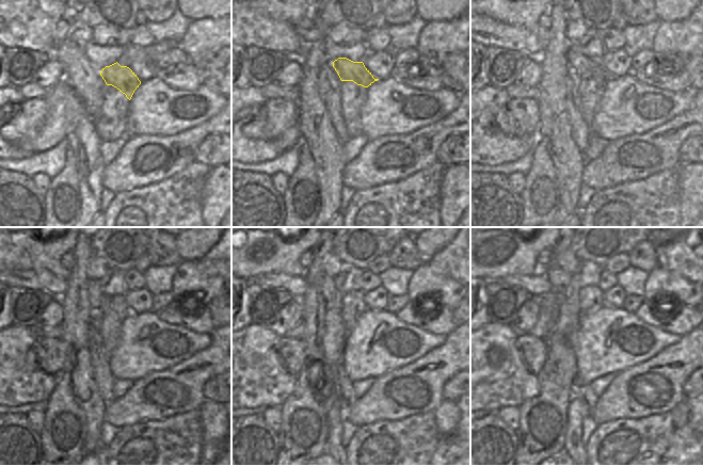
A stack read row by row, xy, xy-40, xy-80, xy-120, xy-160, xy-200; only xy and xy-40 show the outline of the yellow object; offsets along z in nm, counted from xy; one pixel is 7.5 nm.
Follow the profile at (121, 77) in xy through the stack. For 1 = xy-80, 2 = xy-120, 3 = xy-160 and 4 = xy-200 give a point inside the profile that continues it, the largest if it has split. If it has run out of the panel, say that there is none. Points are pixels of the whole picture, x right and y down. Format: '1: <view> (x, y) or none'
1: xy-80 (584, 67)
2: xy-120 (95, 294)
3: xy-160 (328, 288)
4: xy-200 (559, 279)

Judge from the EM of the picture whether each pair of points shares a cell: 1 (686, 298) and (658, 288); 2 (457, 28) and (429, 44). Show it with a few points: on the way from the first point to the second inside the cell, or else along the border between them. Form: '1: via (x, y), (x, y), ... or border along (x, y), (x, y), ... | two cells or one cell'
1: via (680, 292), (672, 288), (665, 288) | one cell
2: via (450, 34), (447, 37), (435, 38) | one cell

